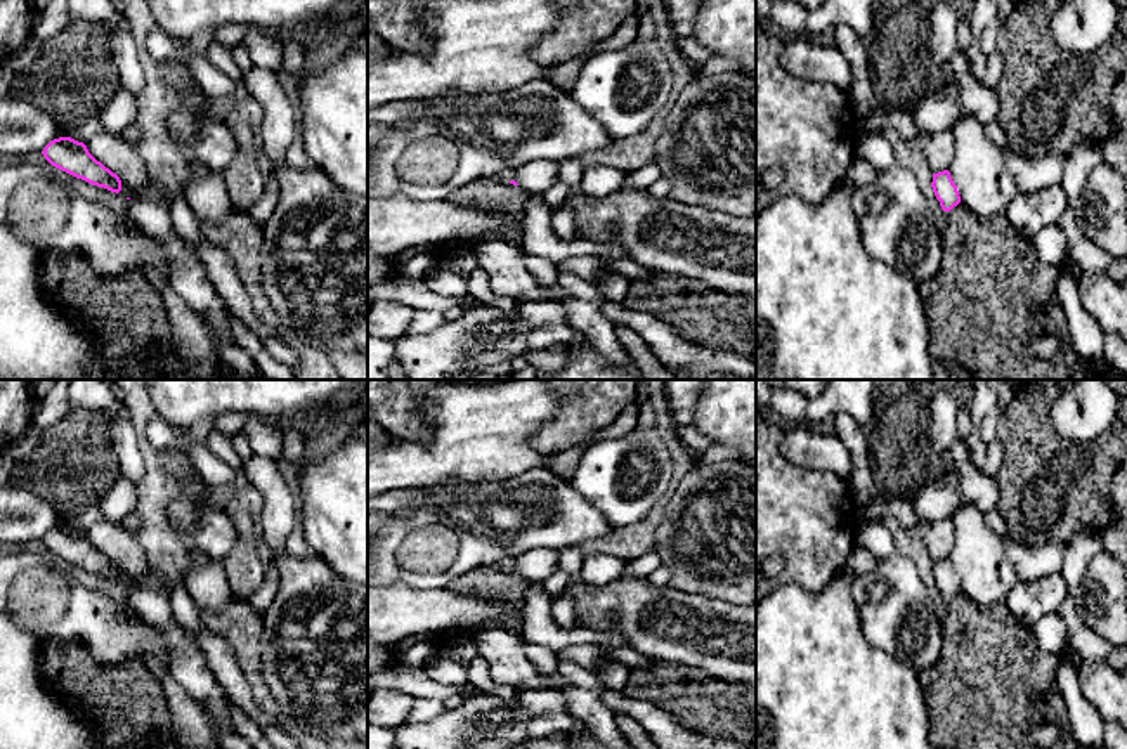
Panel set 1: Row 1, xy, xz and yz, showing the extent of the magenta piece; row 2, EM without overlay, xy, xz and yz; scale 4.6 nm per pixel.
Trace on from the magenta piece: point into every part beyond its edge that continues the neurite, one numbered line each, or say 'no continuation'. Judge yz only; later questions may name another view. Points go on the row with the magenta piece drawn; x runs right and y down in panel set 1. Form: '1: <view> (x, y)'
no continuation

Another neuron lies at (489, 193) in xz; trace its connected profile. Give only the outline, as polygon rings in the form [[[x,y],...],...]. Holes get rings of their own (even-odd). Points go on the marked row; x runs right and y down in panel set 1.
[[[485,177],[461,186],[447,201],[458,206],[477,206],[480,210],[501,212],[508,217],[508,225],[494,236],[485,236],[484,241],[505,241],[522,246],[524,238],[524,210],[534,194],[503,182],[499,177]]]

